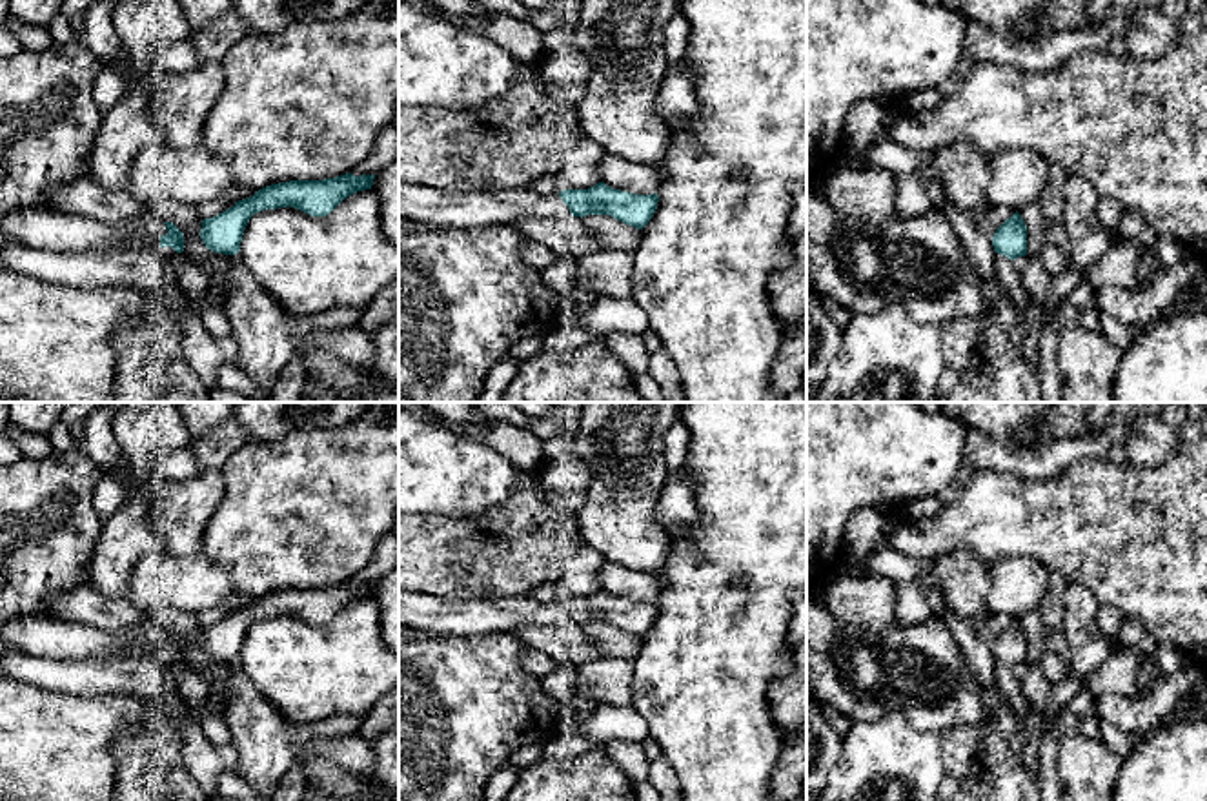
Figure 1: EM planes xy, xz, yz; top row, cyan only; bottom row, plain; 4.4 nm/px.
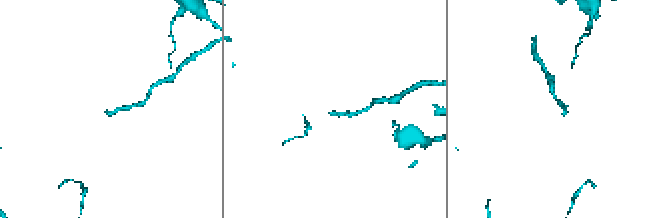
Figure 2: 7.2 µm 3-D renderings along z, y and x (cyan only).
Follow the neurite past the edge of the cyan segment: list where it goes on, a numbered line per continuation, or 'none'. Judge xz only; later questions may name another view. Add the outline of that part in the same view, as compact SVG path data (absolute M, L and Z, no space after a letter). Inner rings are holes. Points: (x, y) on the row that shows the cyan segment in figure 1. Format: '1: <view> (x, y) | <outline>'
1: xz (423, 204) | M399 182L399 218L431 228L479 229L519 218L564 218L570 208L559 195L526 189L446 193L430 186Z

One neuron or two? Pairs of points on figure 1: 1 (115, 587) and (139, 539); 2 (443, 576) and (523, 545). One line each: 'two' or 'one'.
1: one
2: one

